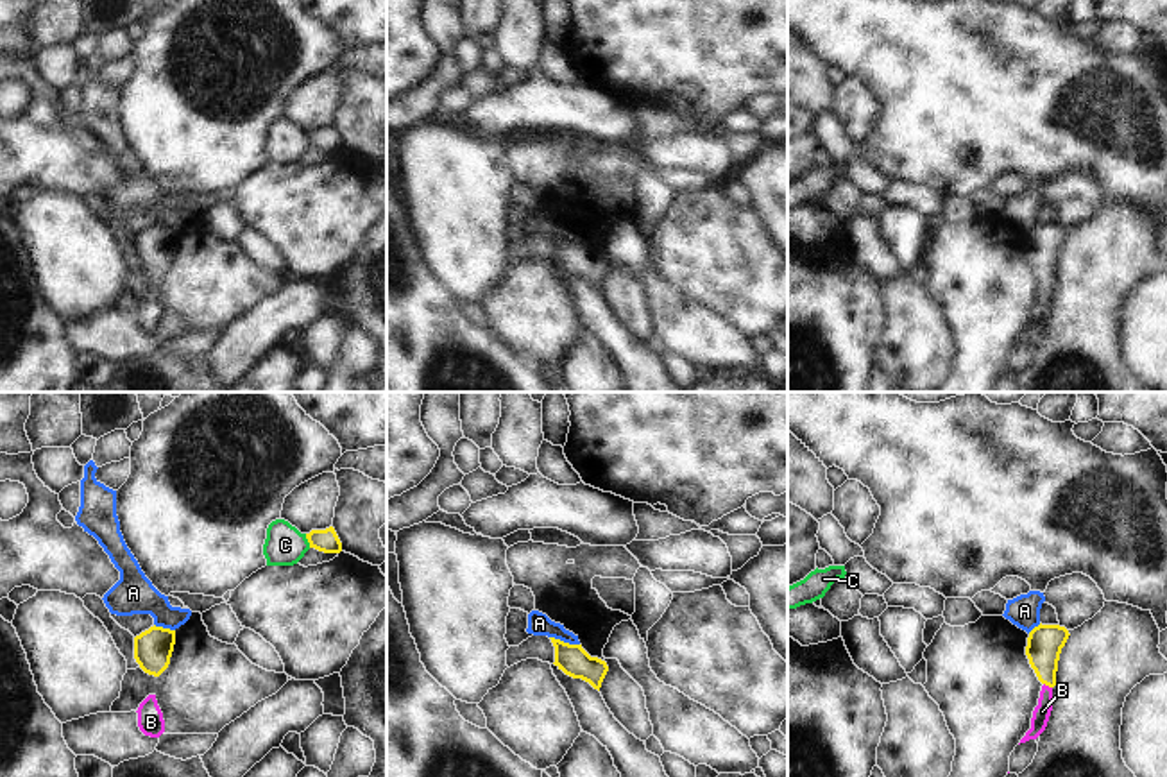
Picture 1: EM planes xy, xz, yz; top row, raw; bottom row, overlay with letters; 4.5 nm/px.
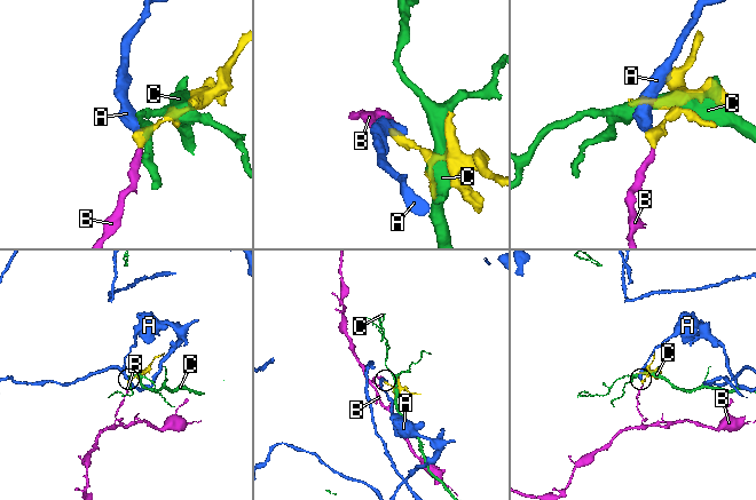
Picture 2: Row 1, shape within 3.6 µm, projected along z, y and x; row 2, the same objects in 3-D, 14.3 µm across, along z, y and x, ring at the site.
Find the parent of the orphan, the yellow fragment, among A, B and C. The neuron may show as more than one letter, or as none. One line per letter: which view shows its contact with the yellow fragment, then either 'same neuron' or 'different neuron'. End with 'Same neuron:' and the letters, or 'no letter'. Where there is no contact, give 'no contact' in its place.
A: xz | different neuron
B: yz | same neuron
C: xy | different neuron
Same neuron: B

